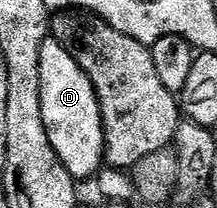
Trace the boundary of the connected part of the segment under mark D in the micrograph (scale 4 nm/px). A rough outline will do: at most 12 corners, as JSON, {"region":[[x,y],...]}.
{"region":[[49,36],[40,48],[48,140],[75,180],[106,156],[84,68]]}

